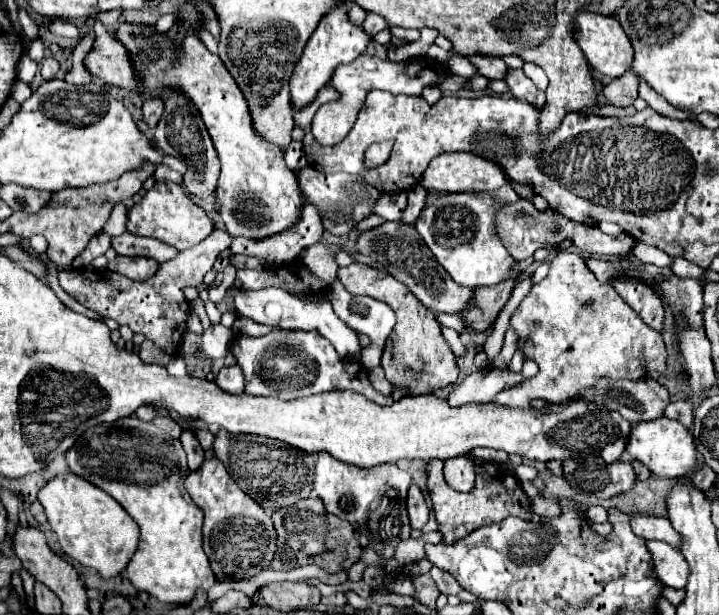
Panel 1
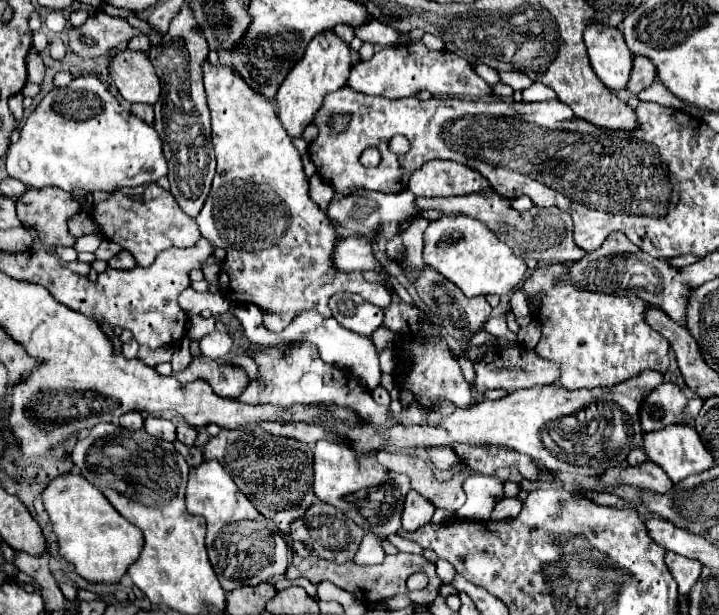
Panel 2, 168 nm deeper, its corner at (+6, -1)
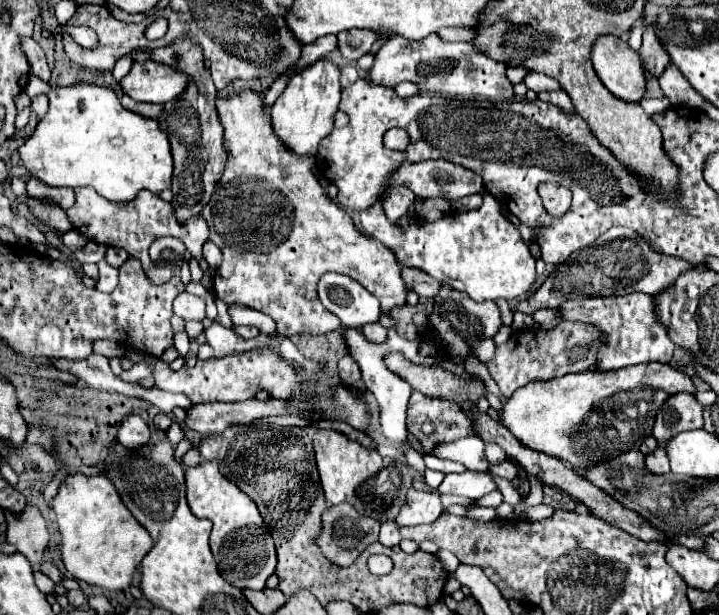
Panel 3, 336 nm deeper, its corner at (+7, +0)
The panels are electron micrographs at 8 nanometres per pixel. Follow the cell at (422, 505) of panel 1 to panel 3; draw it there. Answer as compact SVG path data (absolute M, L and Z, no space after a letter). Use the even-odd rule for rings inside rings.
M411 487L407 491L407 501L401 507L401 513L397 515L395 521L399 525L423 525L423 523L433 523L441 513L443 505L437 493L417 491Z

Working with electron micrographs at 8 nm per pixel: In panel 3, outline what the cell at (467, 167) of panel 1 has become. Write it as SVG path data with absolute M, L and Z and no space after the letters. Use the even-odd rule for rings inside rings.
M443 159L419 161L419 163L403 161L401 167L397 167L393 171L393 175L389 177L389 181L387 181L387 187L399 187L399 185L409 187L421 199L443 197L443 199L449 199L449 201L457 201L461 197L467 197L467 195L473 195L473 193L481 193L483 179L481 179L481 175L477 175L477 173L465 169L465 167L455 165L451 161L443 161Z

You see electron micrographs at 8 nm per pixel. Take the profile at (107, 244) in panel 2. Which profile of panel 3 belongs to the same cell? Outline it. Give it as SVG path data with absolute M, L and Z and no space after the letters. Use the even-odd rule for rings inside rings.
M89 241L85 247L77 249L73 255L79 263L99 263L105 257L105 251L107 251L107 247L101 247L99 243Z

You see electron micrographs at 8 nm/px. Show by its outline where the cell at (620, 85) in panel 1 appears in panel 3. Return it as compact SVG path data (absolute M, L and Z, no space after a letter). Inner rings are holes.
M653 23L643 33L643 45L639 49L639 55L643 59L643 67L647 71L651 71L655 77L659 77L665 71L665 67L669 65L669 53L661 45Z

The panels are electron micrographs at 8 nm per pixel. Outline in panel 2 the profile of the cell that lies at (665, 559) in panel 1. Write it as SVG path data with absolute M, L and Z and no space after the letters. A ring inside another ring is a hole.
M666 552L666 566L668 566L670 574L674 576L674 580L678 582L680 596L686 596L690 592L692 584L698 580L702 564L694 562L694 560L686 560L684 556L678 556L674 552Z

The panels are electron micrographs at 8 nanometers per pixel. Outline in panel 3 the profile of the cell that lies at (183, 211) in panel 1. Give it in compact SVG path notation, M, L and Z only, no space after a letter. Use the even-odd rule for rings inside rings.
M77 187L75 205L67 209L67 217L73 223L75 231L79 231L81 235L85 235L87 239L95 243L125 249L131 257L139 259L145 269L153 265L153 261L149 259L149 245L159 237L165 237L165 235L179 237L187 245L189 255L197 261L201 261L201 247L209 239L209 227L201 215L181 225L177 223L177 217L173 215L171 203L165 203L159 195L149 195L149 191L141 191L141 195L133 199L133 203L113 203L97 195L93 187Z

